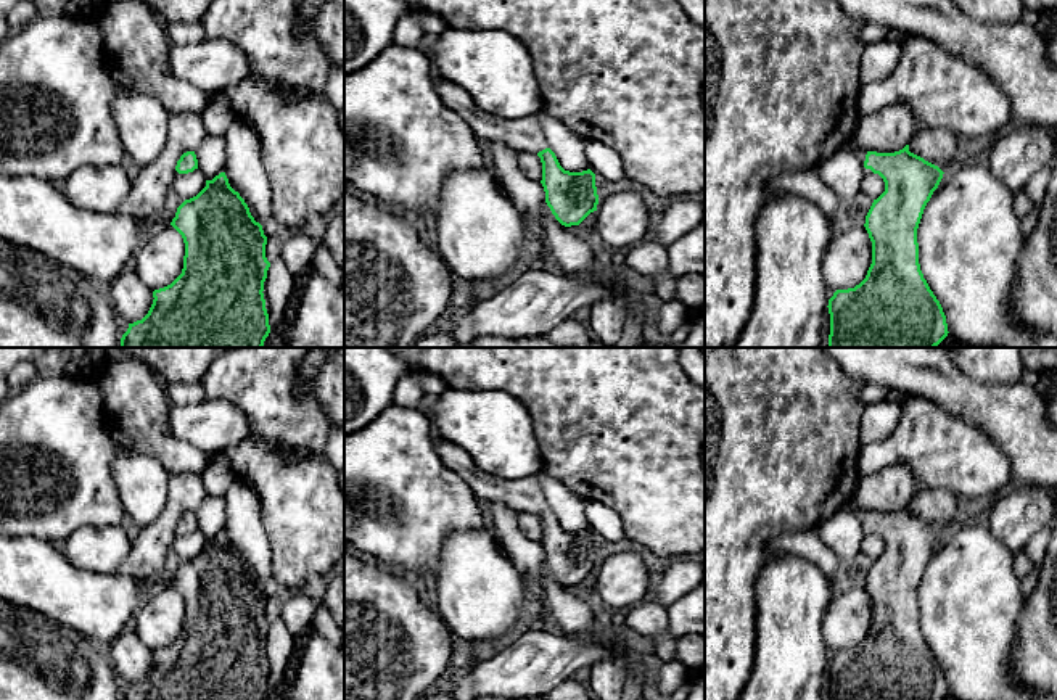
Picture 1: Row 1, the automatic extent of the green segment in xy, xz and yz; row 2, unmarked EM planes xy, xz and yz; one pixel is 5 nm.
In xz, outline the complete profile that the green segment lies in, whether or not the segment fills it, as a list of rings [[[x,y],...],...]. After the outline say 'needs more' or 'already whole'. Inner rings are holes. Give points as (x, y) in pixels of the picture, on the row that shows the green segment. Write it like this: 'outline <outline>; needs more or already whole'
outline [[[436,76],[436,87],[442,103],[455,111],[478,138],[504,142],[516,151],[529,151],[541,158],[545,203],[561,225],[579,225],[597,211],[595,174],[590,169],[565,171],[550,150],[536,116],[504,119],[484,113],[462,87],[450,80]]]; needs more

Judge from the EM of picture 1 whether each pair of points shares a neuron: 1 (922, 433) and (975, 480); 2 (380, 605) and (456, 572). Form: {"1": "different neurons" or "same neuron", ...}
{"1": "same neuron", "2": "different neurons"}

